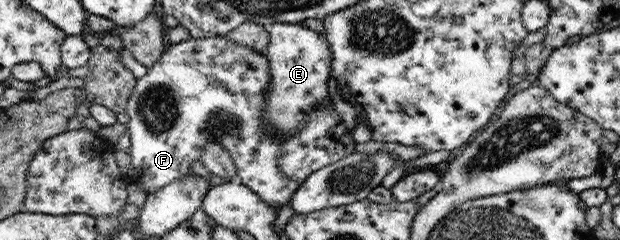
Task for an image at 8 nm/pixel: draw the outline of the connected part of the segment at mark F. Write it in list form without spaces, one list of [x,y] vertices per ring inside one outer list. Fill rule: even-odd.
[[[226,34],[204,39],[190,37],[179,43],[168,43],[160,59],[147,68],[146,75],[137,81],[125,112],[130,116],[127,126],[132,142],[130,154],[134,165],[134,181],[141,185],[147,195],[159,190],[192,173],[191,165],[202,159],[203,147],[208,143],[216,143],[230,152],[238,182],[248,186],[265,203],[279,210],[291,201],[296,189],[305,183],[312,172],[336,163],[355,151],[352,133],[344,126],[333,104],[313,112],[299,133],[288,140],[269,139],[265,131],[261,131],[265,129],[262,126],[265,115],[263,107],[269,81],[267,55],[256,53],[240,43],[230,43]]]

